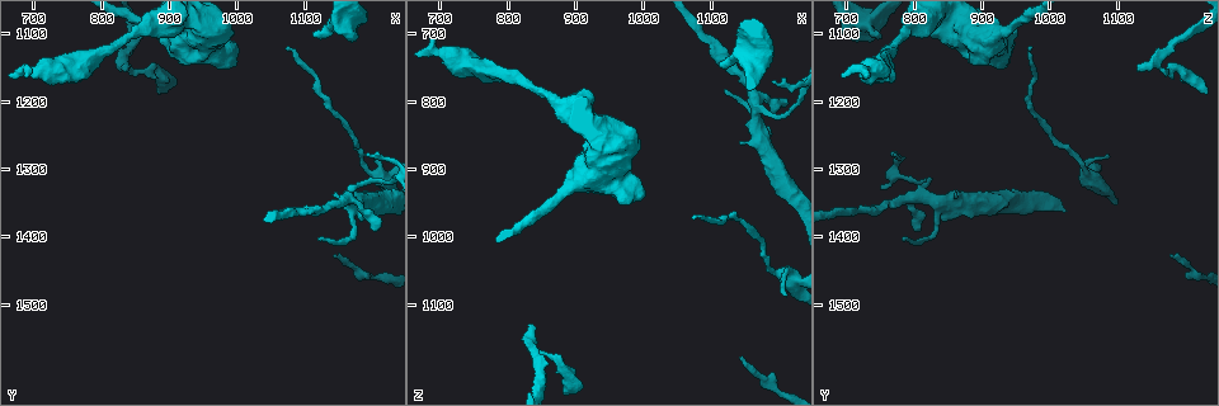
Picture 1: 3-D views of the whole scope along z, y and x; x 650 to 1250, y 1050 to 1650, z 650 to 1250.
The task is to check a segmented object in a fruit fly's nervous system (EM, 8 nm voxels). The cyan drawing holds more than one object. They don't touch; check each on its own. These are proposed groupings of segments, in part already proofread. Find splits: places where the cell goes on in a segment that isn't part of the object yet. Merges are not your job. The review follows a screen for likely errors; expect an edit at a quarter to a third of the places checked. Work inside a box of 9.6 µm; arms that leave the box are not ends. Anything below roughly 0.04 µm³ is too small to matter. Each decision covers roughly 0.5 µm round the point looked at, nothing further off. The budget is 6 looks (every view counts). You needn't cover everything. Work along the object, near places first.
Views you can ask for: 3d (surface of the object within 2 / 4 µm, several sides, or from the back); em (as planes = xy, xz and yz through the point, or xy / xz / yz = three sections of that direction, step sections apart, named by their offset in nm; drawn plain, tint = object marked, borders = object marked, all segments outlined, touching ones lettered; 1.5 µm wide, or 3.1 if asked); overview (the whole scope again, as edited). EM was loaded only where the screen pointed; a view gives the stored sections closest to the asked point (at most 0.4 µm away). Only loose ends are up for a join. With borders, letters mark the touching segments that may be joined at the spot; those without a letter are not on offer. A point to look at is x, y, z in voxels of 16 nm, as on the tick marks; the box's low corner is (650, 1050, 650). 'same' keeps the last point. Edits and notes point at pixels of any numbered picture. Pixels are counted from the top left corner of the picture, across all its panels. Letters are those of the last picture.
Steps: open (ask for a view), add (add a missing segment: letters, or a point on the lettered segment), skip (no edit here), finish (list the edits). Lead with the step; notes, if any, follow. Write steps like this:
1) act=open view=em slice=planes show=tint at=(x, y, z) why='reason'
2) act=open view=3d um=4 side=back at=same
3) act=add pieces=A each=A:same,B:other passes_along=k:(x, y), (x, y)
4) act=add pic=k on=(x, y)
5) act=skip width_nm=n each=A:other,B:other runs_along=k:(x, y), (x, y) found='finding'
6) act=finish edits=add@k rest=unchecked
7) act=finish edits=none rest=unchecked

act=open view=em slice=xz step=4 show=tint at=(685, 1160, 690)

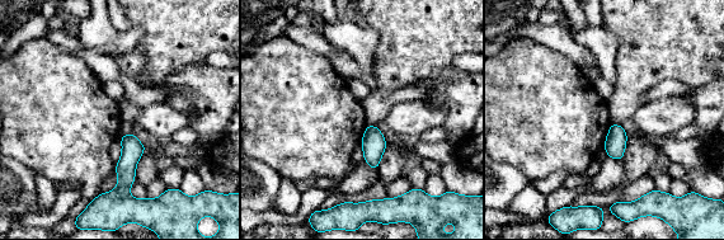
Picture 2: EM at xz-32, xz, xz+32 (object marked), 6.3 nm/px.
act=open view=em slice=planes show=borders at=same

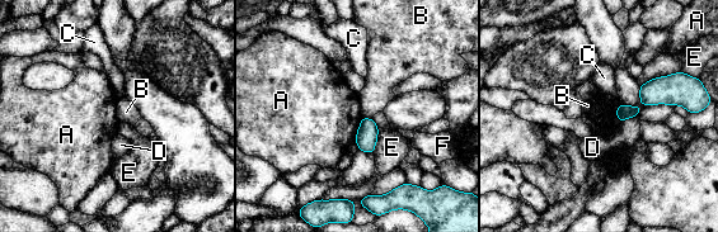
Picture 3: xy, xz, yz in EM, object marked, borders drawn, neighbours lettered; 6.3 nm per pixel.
act=skip each=A:other,B:other,C:other,D:other,E:other,F:other border=3:(680, 71), (653, 77), (641, 86) found='none of them fits'

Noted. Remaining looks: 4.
act=open view=3d um=4 side=back at=(1115, 1105, 750) why='an open end'

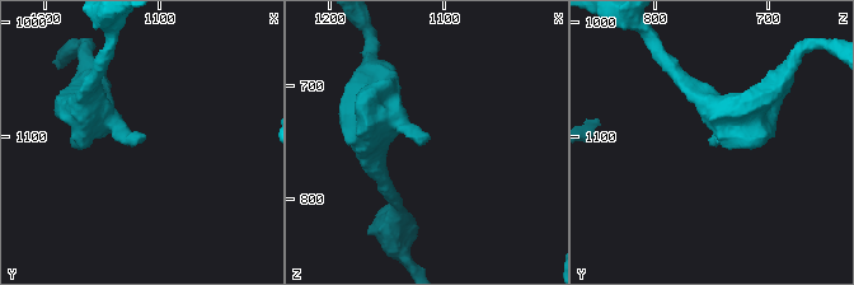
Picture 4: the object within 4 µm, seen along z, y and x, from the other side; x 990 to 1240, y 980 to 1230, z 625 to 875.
act=open view=em slice=xy step=8 show=borders at=(1114, 1104, 746)

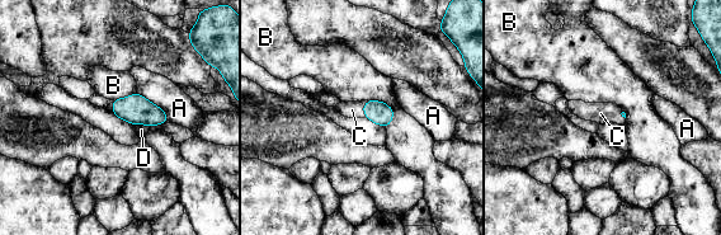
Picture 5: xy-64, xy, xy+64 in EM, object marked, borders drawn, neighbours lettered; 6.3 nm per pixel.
act=add pieces=C each=A:other,B:other,C:same,D:other passes_along=5:(377, 112), (362, 109), (352, 109) found='the cell continues'

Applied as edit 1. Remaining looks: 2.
act=finish edits=add@5 rest=unchecked

